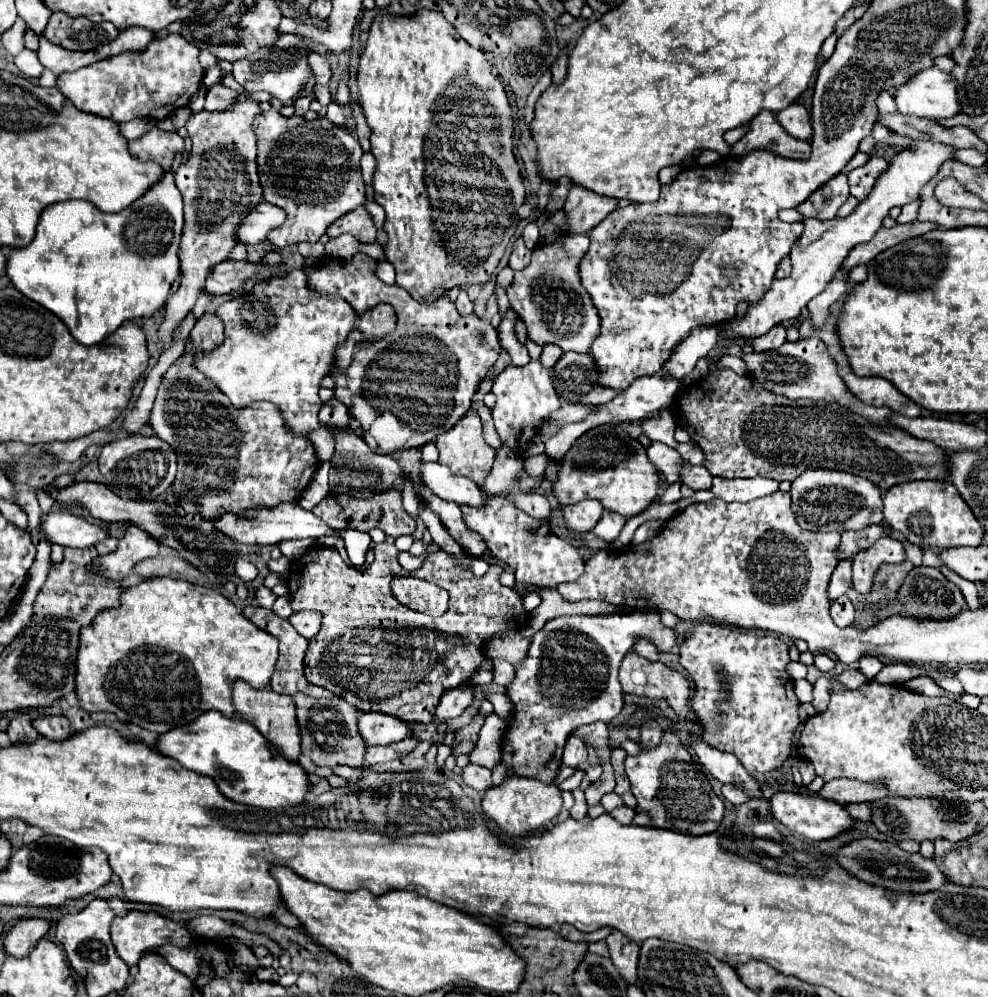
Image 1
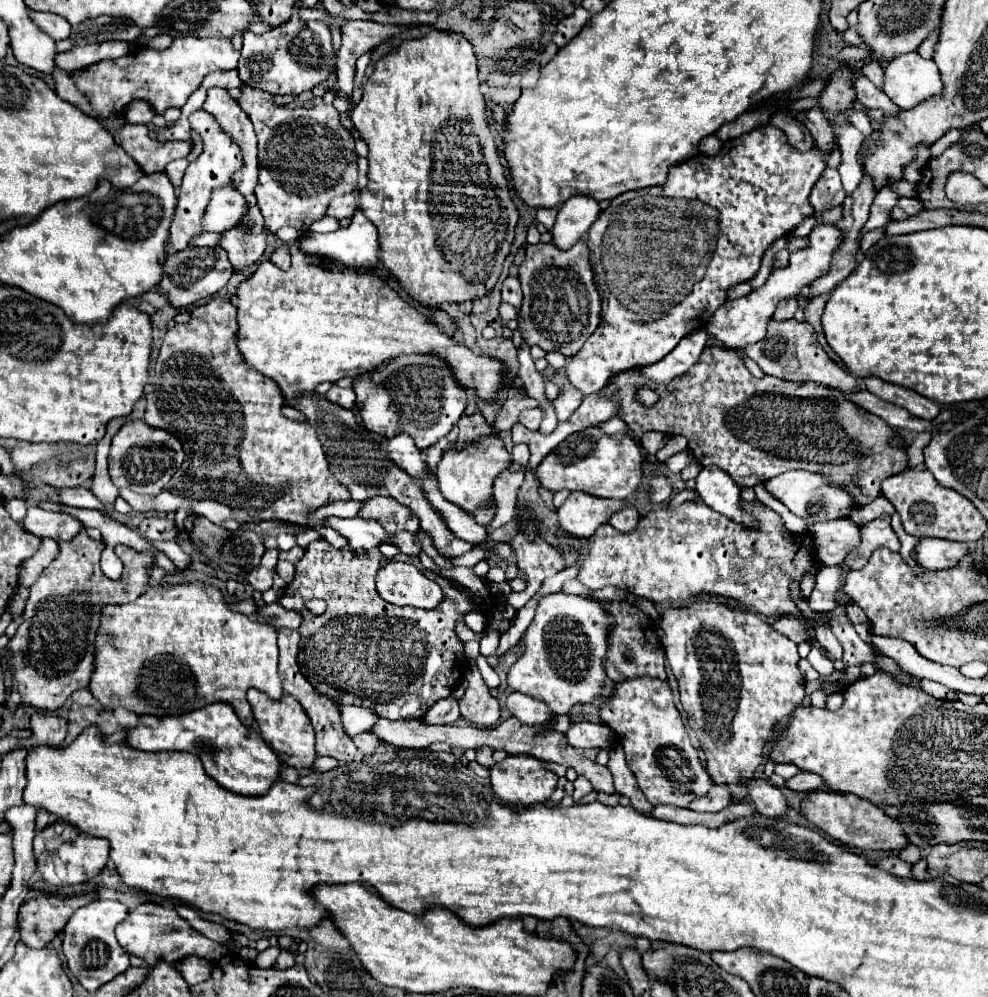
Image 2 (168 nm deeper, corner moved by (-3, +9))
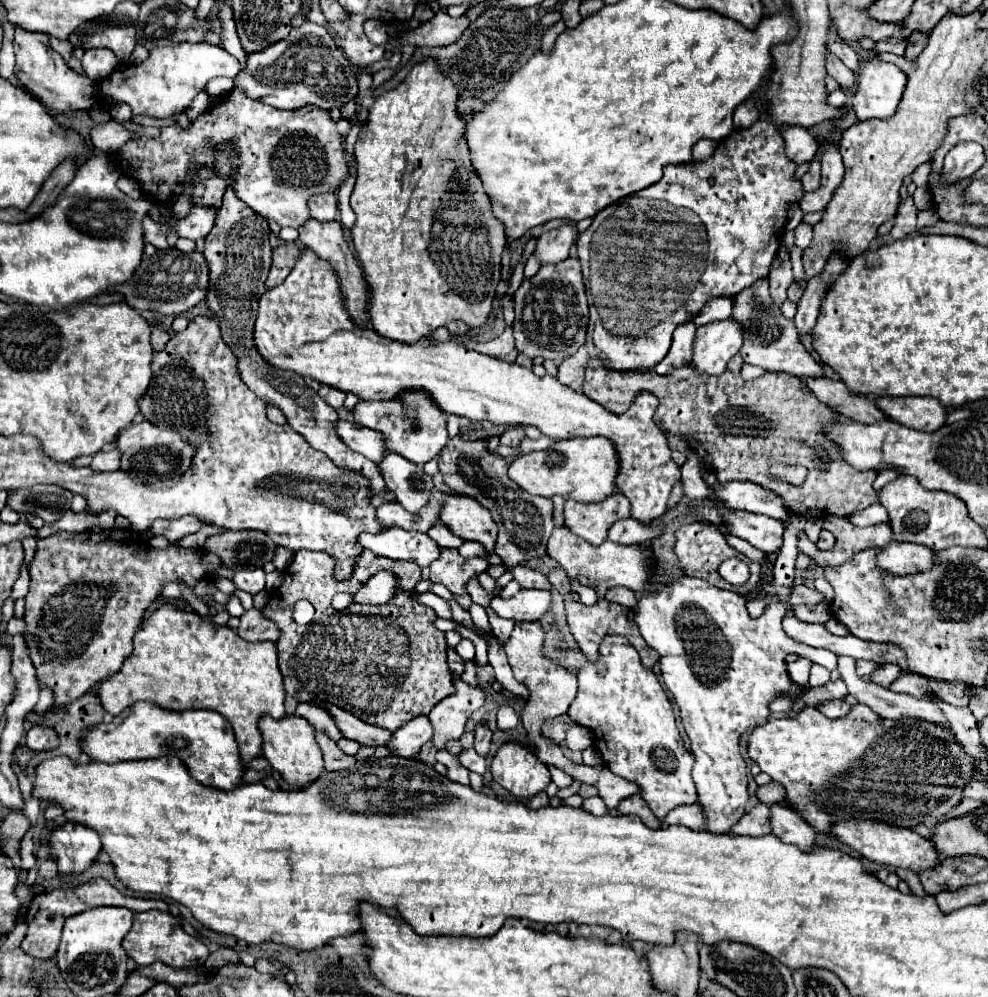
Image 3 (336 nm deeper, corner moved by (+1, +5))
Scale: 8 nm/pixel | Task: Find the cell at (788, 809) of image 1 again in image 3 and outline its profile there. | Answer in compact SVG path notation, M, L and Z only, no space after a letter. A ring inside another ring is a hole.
M840 821L834 827L836 837L858 851L862 857L868 861L880 863L880 865L890 865L890 867L902 867L902 869L912 869L916 873L922 873L926 869L934 869L940 865L940 855L930 839L920 837L914 829L902 829L902 827L890 827L886 823L876 823L876 821Z

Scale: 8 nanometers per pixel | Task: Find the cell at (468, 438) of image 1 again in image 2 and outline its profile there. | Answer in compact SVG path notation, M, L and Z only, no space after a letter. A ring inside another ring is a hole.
M488 435L486 439L482 439L482 443L478 443L478 447L462 447L462 451L458 451L456 443L452 443L442 453L442 459L440 459L438 469L436 469L440 493L448 501L462 507L464 511L474 513L484 501L488 501L492 497L494 479L502 471L506 471L510 465L512 465L510 453L506 451L500 435Z

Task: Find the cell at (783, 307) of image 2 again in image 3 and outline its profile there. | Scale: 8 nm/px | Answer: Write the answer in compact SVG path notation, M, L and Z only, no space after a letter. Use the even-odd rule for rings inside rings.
M782 261L778 267L772 267L768 281L770 281L770 295L772 295L774 303L780 305L782 301L786 301L786 291L790 287L790 283L794 281L790 261Z

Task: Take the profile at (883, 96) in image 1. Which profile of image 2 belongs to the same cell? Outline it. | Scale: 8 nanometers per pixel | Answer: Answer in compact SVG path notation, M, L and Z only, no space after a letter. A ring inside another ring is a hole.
M866 63L864 67L864 75L876 85L876 87L882 87L882 67L878 63Z

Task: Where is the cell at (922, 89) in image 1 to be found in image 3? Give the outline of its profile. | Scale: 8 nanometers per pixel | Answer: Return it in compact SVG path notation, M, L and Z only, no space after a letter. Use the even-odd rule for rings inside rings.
M880 57L864 61L856 73L856 93L852 99L858 121L892 117L904 87L906 75L896 65L886 63Z

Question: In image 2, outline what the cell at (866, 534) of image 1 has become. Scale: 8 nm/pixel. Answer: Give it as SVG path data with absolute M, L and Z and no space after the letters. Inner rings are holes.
M850 517L814 523L812 537L822 565L842 565L846 555L858 547L862 527Z

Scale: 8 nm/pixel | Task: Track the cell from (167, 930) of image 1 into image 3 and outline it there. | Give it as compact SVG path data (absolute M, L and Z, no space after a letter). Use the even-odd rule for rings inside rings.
M144 911L144 913L136 913L134 915L134 925L130 929L130 933L124 937L124 949L128 953L128 957L132 957L138 965L152 965L156 961L162 961L174 969L188 969L188 967L202 967L204 961L208 959L210 951L204 943L200 943L198 939L194 939L192 935L188 935L176 917L172 917L166 911Z

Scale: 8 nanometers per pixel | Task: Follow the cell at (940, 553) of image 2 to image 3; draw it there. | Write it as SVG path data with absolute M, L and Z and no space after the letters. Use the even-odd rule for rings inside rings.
M890 541L884 549L878 551L878 567L890 575L920 573L934 565L934 555L934 551L916 543Z

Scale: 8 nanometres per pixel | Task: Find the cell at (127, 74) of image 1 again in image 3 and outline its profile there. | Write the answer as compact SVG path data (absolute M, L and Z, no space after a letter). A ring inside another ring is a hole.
M180 43L168 47L154 47L150 57L140 65L118 67L108 79L100 83L100 93L106 103L128 103L134 115L172 117L176 111L188 109L196 93L214 77L234 77L240 71L236 57L208 43Z

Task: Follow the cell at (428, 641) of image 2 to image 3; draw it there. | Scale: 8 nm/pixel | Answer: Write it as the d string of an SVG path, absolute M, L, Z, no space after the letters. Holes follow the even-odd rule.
M364 549L362 555L358 557L358 567L356 567L352 579L348 579L348 581L334 581L334 577L332 577L334 565L336 565L336 561L334 561L330 555L326 555L326 553L298 551L298 553L294 555L292 563L290 563L290 565L286 567L286 571L284 571L284 581L282 581L282 585L276 589L276 593L272 593L268 605L262 609L262 615L264 615L266 619L278 623L278 629L280 629L280 637L278 637L276 645L278 645L278 661L280 661L282 677L284 677L284 687L286 687L286 691L288 691L296 701L308 701L308 703L310 703L310 701L316 701L316 699L328 701L328 703L332 703L332 705L336 705L336 707L342 707L344 711L350 711L354 717L364 719L364 723L378 725L378 727L388 729L388 731L396 731L396 729L400 729L404 723L408 723L410 719L414 719L414 717L418 717L418 715L428 715L430 709L432 709L436 703L440 703L444 697L450 697L450 695L456 693L456 691L454 691L454 677L452 677L452 673L450 673L450 669L448 669L448 659L446 659L446 651L448 651L446 637L444 637L442 631L438 631L438 629L434 627L434 619L436 619L434 609L424 607L424 605L418 605L412 597L408 597L408 593L414 593L414 585L418 583L418 567L416 567L414 563L404 563L404 561L386 559L386 557L374 555L372 551ZM378 571L390 571L392 575L398 575L398 587L404 587L404 591L398 593L398 595L394 595L394 599L390 599L390 603L384 603L384 605L356 605L356 603L352 603L352 605L346 607L344 611L336 611L336 609L332 607L330 601L332 601L332 597L334 597L336 593L356 593L358 587L362 587L362 585L364 585L374 573L378 573ZM298 599L308 599L308 601L314 605L316 615L314 615L314 619L312 619L312 625L296 625L296 623L294 623L294 619L292 619L292 607L294 607L294 603L296 603Z

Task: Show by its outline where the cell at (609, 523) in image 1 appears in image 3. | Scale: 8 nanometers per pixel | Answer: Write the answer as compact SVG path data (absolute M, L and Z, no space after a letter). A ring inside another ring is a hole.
M620 519L618 523L614 523L608 531L608 539L620 545L638 545L638 543L646 543L652 541L656 537L660 537L664 533L664 523L658 521L654 525L642 525L636 519Z

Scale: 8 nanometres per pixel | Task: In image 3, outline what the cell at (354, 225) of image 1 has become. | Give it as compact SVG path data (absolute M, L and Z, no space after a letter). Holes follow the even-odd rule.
M324 193L324 195L314 195L308 203L310 215L318 221L334 221L338 217L338 197L336 193Z

